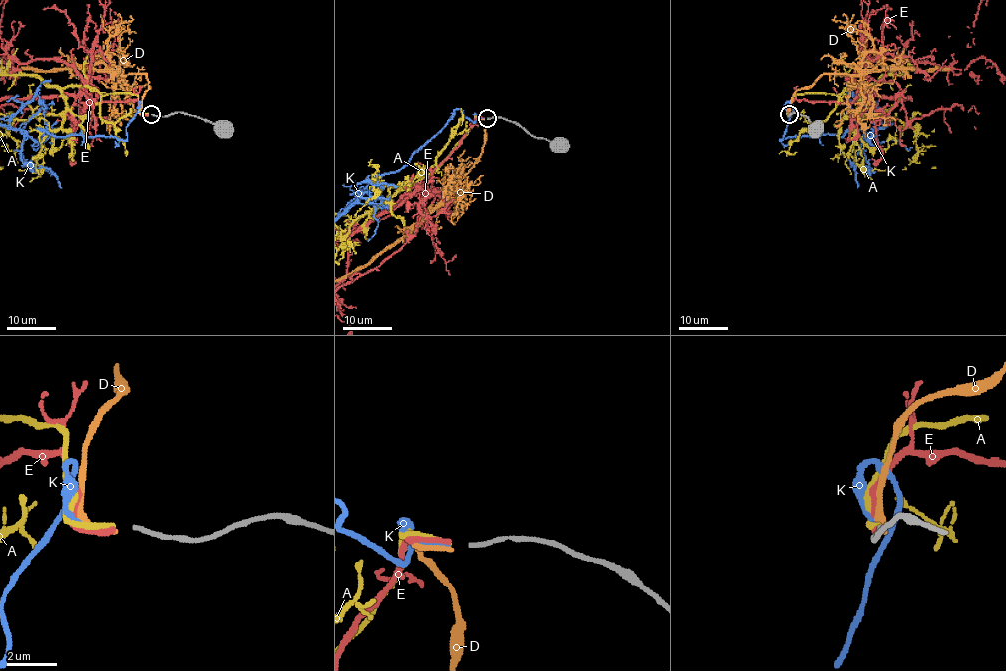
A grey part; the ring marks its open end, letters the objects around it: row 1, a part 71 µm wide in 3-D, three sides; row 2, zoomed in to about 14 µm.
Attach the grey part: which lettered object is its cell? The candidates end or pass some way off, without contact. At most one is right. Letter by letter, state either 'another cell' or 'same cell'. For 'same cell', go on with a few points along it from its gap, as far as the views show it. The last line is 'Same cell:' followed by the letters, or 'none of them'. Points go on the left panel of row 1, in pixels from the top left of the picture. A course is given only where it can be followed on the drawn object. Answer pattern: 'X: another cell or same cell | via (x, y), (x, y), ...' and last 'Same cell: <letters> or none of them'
A: another cell
D: another cell
E: another cell
K: same cell
Same cell: K

